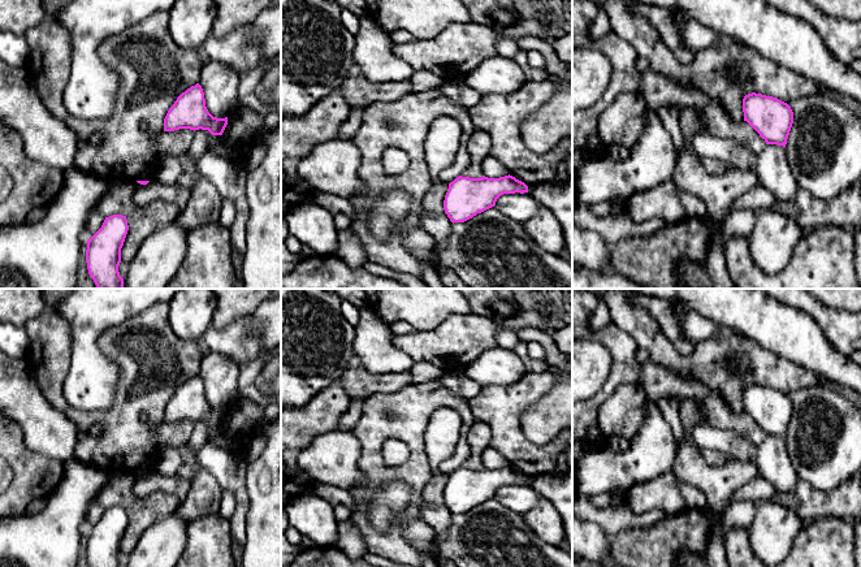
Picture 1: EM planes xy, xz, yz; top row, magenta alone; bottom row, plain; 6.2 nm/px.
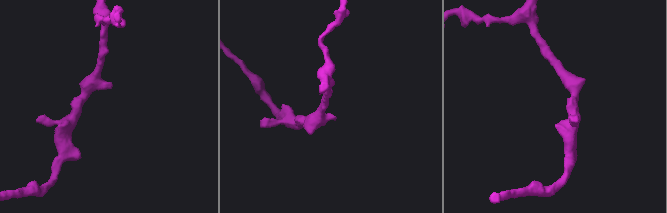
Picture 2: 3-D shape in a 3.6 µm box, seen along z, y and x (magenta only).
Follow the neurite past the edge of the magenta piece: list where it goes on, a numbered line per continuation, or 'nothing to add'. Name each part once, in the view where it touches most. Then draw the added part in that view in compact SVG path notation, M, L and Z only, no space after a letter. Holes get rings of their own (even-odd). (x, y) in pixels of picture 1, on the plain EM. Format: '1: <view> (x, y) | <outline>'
nothing to add

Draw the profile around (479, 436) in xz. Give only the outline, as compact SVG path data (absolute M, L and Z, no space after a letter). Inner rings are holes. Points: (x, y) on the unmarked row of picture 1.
M475 420L467 433L470 446L470 458L462 464L462 468L481 469L483 453L489 447L492 440L490 427L483 421Z

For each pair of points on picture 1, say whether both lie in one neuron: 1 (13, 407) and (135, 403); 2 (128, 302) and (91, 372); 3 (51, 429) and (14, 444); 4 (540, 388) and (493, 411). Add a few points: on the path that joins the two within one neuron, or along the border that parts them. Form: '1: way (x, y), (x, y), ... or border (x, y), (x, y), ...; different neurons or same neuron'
1: border (35, 380), (44, 398), (76, 425); different neurons
2: way (108, 315), (90, 333), (90, 353); same neuron
3: border (13, 420), (30, 449), (51, 457); different neurons
4: way (528, 390), (505, 405); same neuron

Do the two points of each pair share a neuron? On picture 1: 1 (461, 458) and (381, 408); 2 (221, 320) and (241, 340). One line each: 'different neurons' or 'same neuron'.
1: same neuron
2: different neurons

